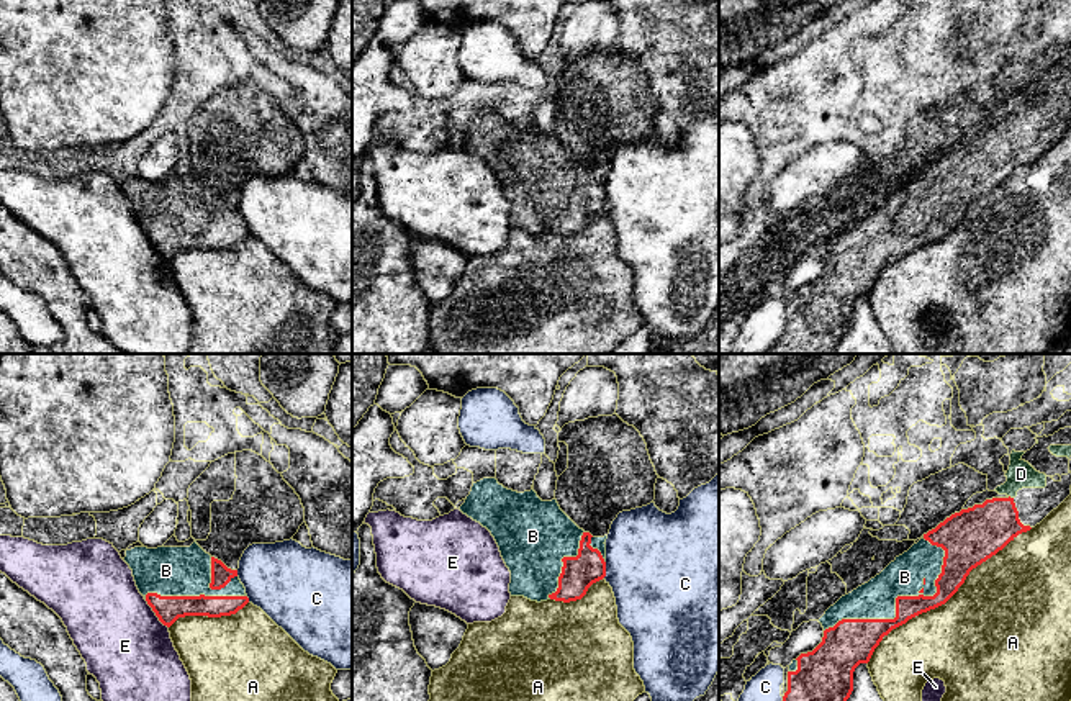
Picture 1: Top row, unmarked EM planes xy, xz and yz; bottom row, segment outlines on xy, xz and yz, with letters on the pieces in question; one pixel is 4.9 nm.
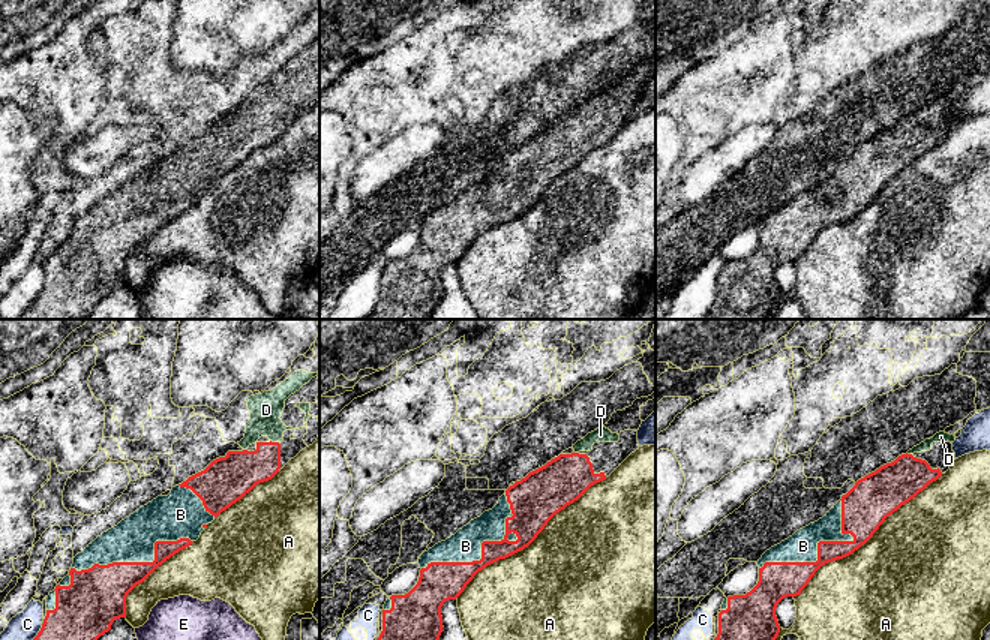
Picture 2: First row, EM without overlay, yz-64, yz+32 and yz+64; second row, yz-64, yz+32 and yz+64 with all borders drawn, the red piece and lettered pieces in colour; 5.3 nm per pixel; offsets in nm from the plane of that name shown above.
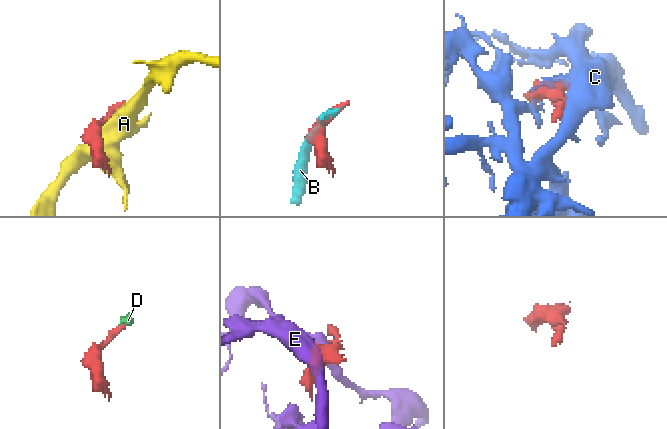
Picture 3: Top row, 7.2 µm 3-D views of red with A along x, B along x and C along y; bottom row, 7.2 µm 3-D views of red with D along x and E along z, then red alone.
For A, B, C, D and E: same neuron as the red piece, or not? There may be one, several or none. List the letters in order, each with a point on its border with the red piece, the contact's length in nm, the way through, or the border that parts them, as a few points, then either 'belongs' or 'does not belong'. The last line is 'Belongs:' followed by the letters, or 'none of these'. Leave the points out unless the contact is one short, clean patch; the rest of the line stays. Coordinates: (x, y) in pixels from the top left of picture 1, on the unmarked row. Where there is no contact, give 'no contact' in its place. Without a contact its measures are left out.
A: yz (947, 233) | 1050 nm | does not belong
B: yz (896, 236) | 700 nm | belongs
C: xz (605, 203) | 80 nm | does not belong
D: yz (1009, 130) | 30 nm | across yz (975, 167), (1009, 130), (1011, 120), (1021, 107) | belongs
E: xy (156, 248) | 180 nm | does not belong
Belongs: B, D

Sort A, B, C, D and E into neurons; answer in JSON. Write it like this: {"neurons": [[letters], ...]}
{"neurons": [["A"], ["B", "D"], ["C"], ["E"]]}

